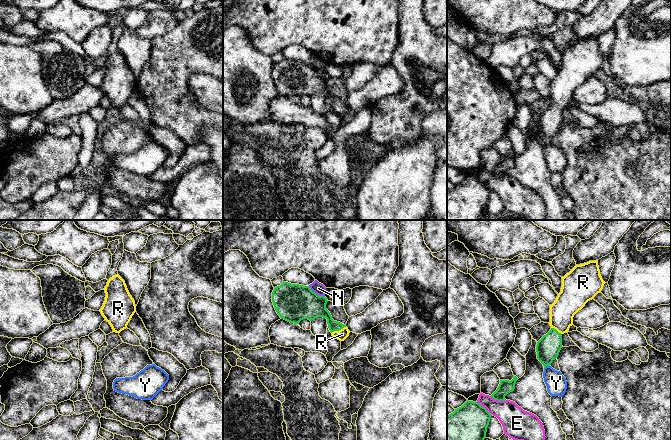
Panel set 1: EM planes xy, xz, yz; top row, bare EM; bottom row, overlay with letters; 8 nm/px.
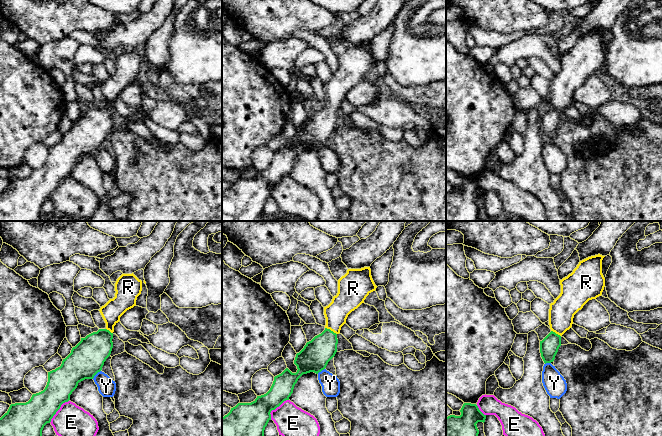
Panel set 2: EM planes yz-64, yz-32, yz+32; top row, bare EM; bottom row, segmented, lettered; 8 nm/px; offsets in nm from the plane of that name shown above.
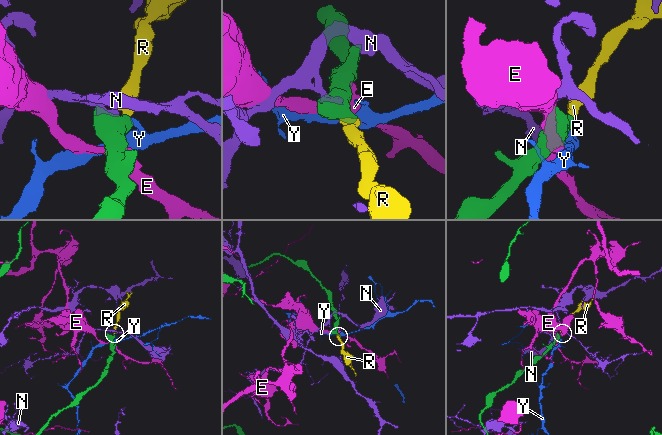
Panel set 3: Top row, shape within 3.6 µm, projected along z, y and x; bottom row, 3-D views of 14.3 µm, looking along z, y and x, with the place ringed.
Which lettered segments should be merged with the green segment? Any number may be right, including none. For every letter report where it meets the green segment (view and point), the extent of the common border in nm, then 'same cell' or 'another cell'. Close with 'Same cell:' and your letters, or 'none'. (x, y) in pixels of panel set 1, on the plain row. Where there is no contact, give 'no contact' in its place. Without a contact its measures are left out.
E: yz (485, 184) | 170 nm | another cell
N: xz (315, 69) | 160 nm | another cell
R: xz (338, 106) | 130 nm | same cell
Y: yz (546, 141) | 50 nm | another cell
Same cell: R

